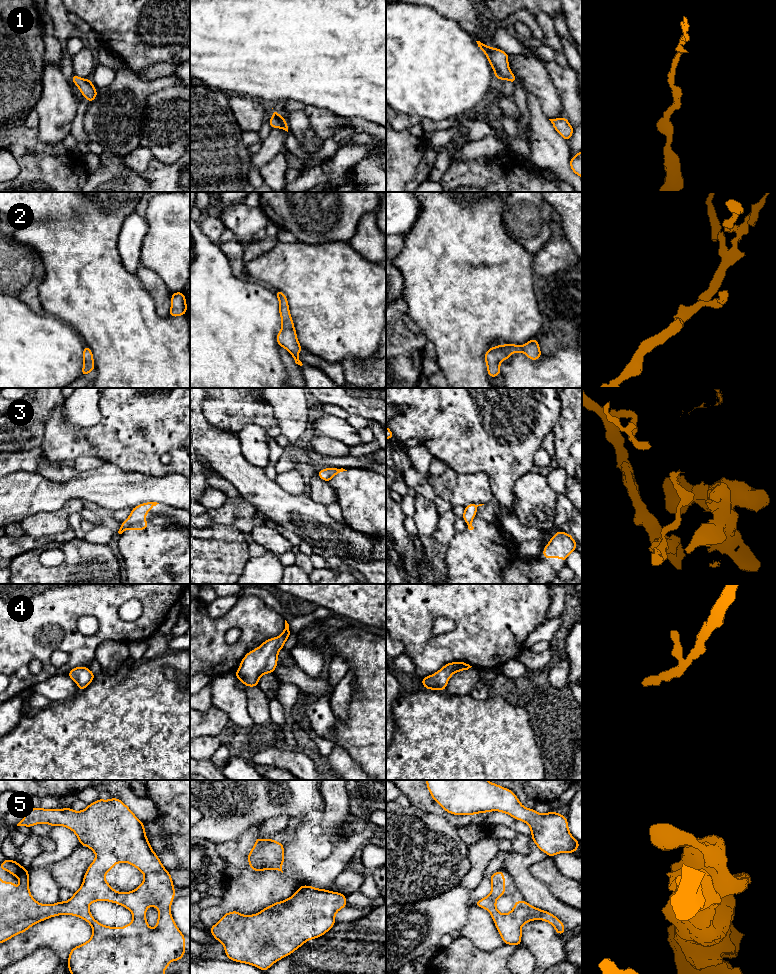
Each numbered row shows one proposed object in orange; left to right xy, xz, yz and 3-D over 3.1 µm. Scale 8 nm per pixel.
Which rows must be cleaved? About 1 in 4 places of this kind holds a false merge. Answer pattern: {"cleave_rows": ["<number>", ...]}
{"cleave_rows": ["3"]}

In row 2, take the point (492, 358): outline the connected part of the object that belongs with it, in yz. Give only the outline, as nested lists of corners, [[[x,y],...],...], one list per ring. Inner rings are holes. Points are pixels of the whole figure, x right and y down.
[[[537,338],[528,341],[523,346],[516,344],[494,346],[487,350],[484,355],[488,375],[491,378],[498,376],[501,373],[500,363],[509,359],[512,353],[518,352],[523,352],[530,360],[538,360],[542,355]]]

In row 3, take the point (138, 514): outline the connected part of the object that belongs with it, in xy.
[[[146,502],[142,503],[134,508],[132,508],[130,516],[121,523],[121,527],[118,531],[119,534],[122,534],[126,529],[128,529],[133,524],[138,524],[146,520],[146,514],[150,509],[156,506],[157,502]]]

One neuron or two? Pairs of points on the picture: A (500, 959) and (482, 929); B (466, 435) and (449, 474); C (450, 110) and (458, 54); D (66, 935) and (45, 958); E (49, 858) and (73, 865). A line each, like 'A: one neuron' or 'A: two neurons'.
A: two neurons
B: two neurons
C: one neuron
D: two neurons
E: two neurons

